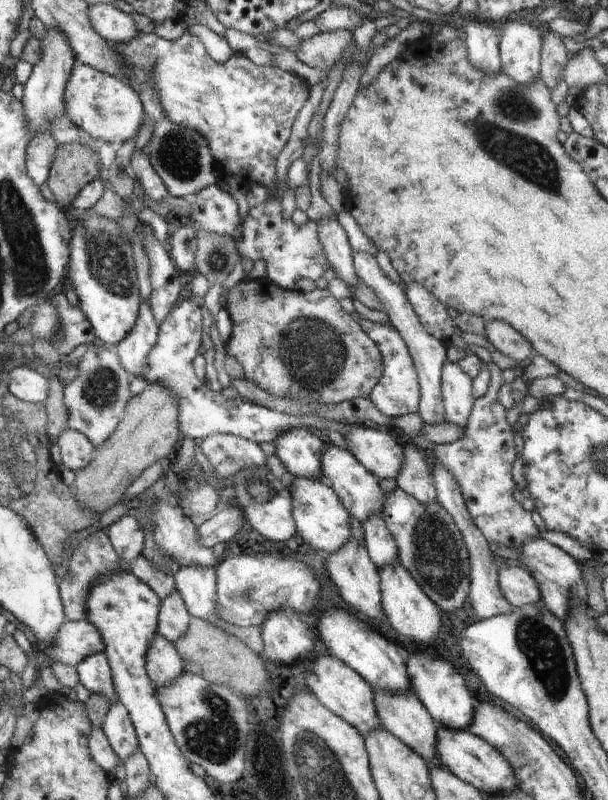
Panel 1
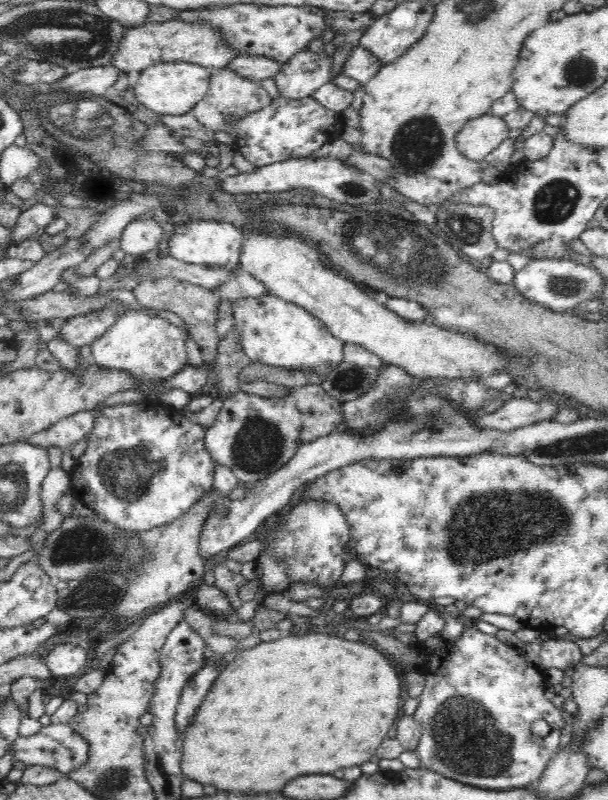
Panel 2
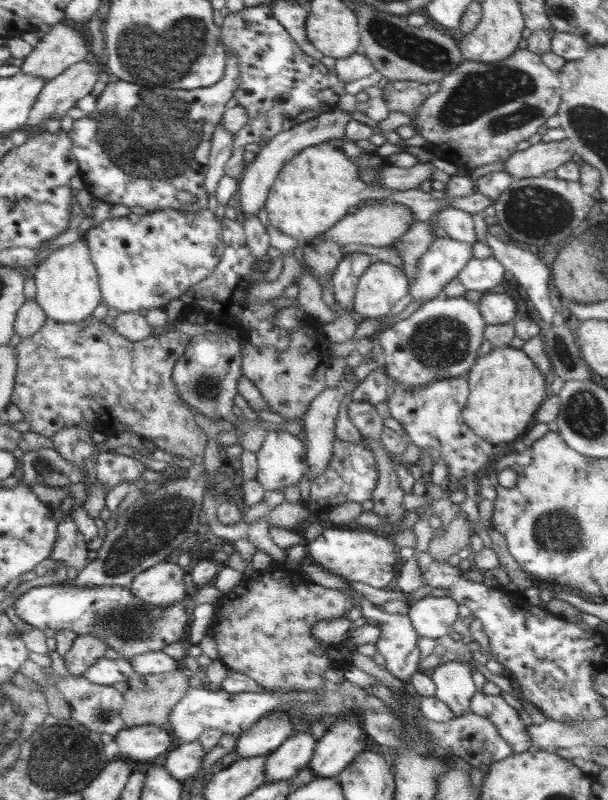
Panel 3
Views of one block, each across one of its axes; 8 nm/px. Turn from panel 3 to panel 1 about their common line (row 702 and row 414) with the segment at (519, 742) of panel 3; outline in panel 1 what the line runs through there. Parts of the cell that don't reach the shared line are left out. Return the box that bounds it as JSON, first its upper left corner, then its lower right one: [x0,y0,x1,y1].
[434,343,540,548]

